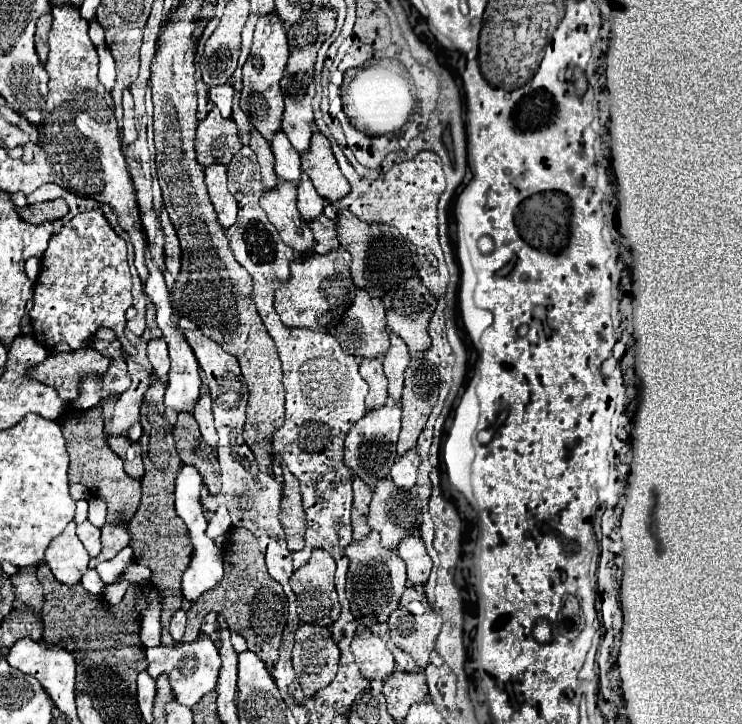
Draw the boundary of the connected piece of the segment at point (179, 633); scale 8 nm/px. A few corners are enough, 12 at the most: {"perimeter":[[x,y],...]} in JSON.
{"perimeter":[[185,611],[173,615],[169,633],[175,641],[185,633]]}

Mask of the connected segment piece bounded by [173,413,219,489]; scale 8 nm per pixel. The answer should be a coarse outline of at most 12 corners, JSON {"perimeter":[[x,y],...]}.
{"perimeter":[[179,413],[173,427],[181,461],[219,483],[217,453],[203,443],[191,413]]}

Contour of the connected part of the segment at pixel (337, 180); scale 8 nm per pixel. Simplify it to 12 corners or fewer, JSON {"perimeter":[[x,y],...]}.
{"perimeter":[[311,137],[301,169],[331,205],[349,193],[331,143]]}

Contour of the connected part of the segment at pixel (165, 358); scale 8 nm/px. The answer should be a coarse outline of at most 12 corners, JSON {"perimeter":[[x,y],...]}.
{"perimeter":[[163,339],[147,343],[155,377],[167,381],[169,355]]}

